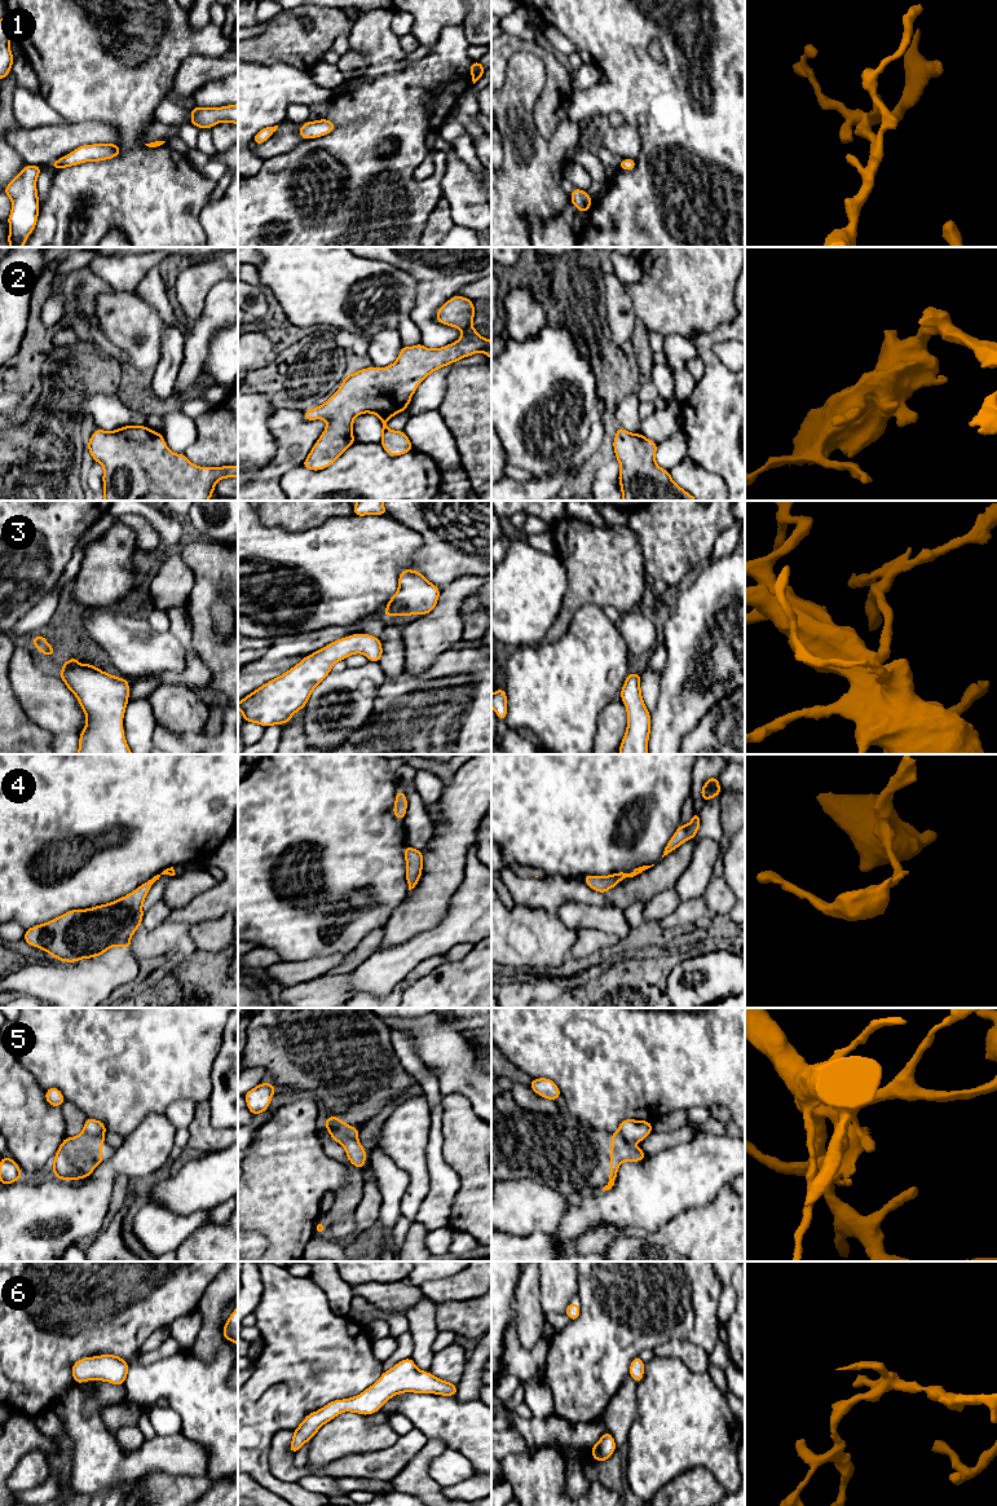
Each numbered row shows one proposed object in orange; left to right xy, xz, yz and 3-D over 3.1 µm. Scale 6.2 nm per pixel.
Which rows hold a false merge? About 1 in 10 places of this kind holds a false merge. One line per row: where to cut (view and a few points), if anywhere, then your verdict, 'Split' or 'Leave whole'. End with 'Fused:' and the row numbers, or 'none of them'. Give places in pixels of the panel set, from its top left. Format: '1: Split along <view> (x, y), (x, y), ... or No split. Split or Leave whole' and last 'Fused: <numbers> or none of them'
1: No split. Leave whole
2: No split. Leave whole
3: No split. Leave whole
4: No split. Leave whole
5: Split along xy (83, 1131), (91, 1135), (102, 1135). Split
6: No split. Leave whole
Fused: 5

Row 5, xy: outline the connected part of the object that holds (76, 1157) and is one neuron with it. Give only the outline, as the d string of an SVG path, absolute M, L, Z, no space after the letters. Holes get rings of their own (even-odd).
M81 1132L75 1137L65 1137L53 1159L53 1176L69 1181L88 1177L105 1159L101 1151L103 1144L103 1135Z

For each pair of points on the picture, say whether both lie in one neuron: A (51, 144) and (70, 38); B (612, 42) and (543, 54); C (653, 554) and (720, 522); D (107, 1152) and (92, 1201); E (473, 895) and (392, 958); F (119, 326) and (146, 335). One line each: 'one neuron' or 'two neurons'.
A: two neurons
B: two neurons
C: one neuron
D: two neurons
E: one neuron
F: one neuron

